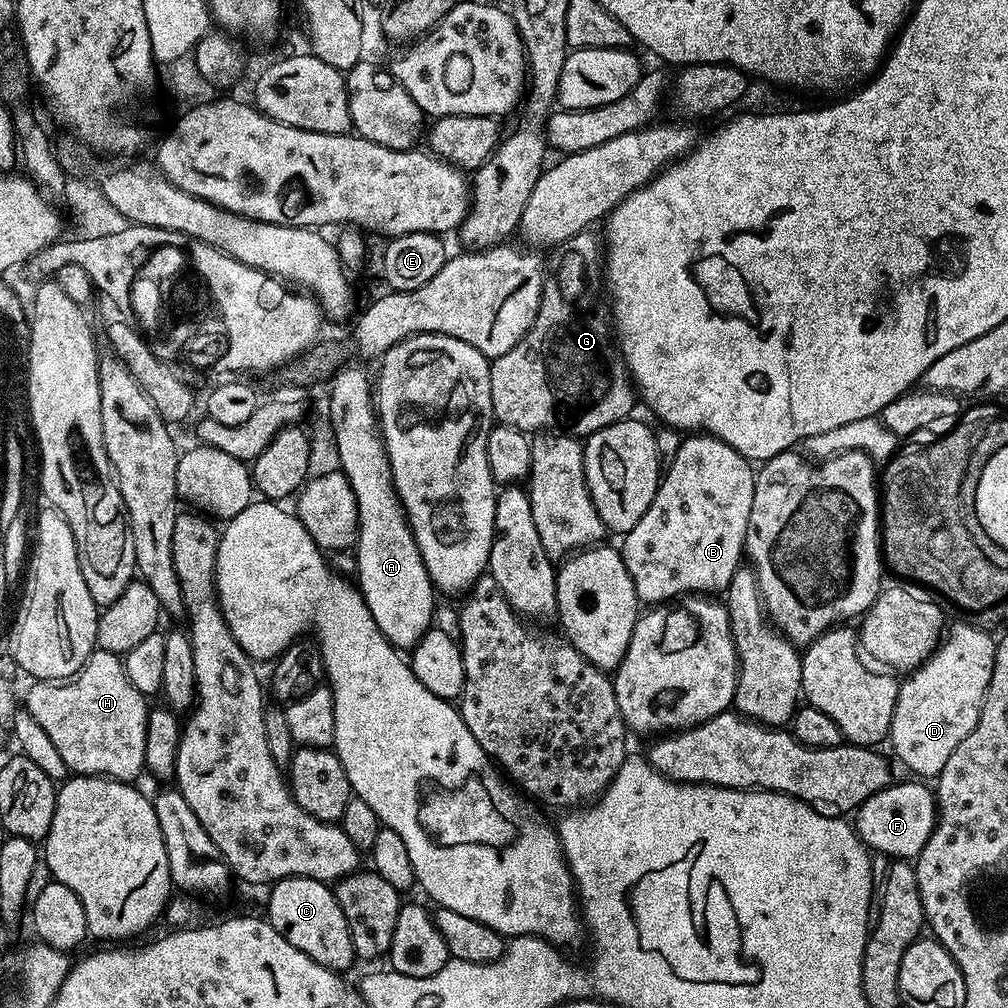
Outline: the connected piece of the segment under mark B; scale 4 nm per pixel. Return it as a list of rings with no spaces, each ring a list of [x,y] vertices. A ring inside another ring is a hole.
[[[688,434],[681,439],[678,454],[667,465],[650,510],[638,518],[638,526],[622,536],[626,570],[634,578],[634,590],[641,602],[655,606],[689,594],[720,594],[727,589],[745,559],[744,543],[750,506],[754,506],[756,474],[753,461],[716,436]]]

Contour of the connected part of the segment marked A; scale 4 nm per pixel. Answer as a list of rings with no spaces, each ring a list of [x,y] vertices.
[[[343,368],[331,377],[328,412],[336,416],[338,468],[353,488],[360,519],[354,545],[354,572],[360,575],[358,587],[370,614],[374,614],[374,622],[378,622],[378,630],[382,630],[384,637],[398,650],[411,650],[433,627],[438,592],[422,562],[408,516],[392,481],[373,385],[362,369]]]

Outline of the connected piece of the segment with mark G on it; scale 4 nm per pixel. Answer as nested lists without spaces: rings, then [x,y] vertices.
[[[589,230],[574,234],[574,238],[570,238],[566,242],[562,242],[555,249],[556,252],[552,256],[552,260],[556,265],[551,265],[550,279],[544,285],[544,297],[538,308],[538,314],[534,318],[534,322],[530,326],[528,333],[518,342],[518,346],[514,346],[514,350],[506,350],[506,354],[495,357],[491,361],[492,369],[490,370],[490,394],[492,395],[492,414],[499,423],[506,426],[514,426],[518,430],[529,434],[539,433],[541,430],[548,430],[552,423],[557,420],[561,424],[561,429],[570,430],[571,435],[577,438],[587,438],[593,432],[602,430],[606,426],[616,424],[619,420],[625,419],[629,415],[628,412],[632,408],[632,403],[638,400],[638,392],[634,387],[634,381],[630,375],[629,365],[626,363],[625,357],[622,355],[621,349],[614,343],[614,328],[610,323],[609,313],[606,311],[606,300],[600,297],[600,288],[602,292],[602,244],[596,241],[595,231]]]

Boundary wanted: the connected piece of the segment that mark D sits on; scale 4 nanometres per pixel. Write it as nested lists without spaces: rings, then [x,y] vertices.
[[[964,622],[952,623],[945,638],[937,645],[931,656],[919,668],[913,669],[905,681],[902,680],[898,698],[895,700],[894,714],[891,716],[888,742],[891,742],[897,756],[914,768],[924,767],[928,778],[940,774],[943,766],[955,747],[974,730],[981,714],[981,704],[989,686],[990,675],[994,668],[996,640],[986,631]]]

